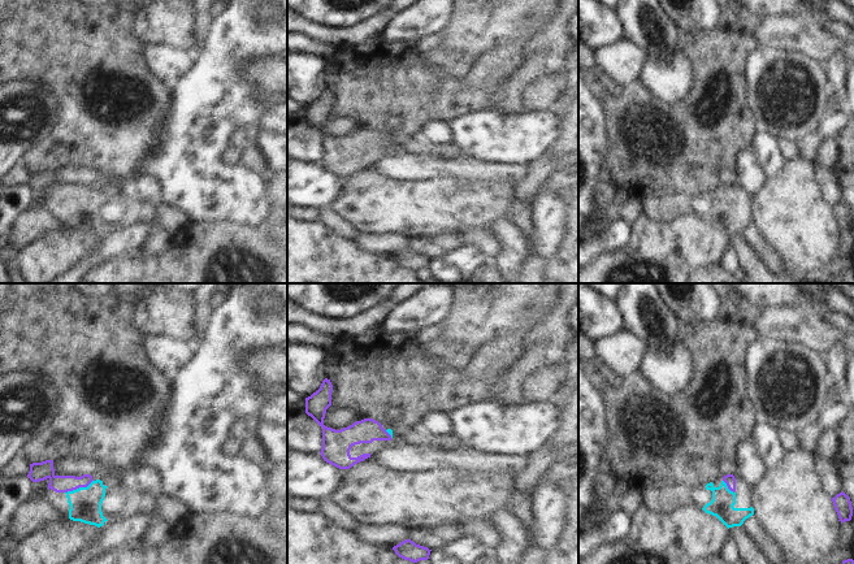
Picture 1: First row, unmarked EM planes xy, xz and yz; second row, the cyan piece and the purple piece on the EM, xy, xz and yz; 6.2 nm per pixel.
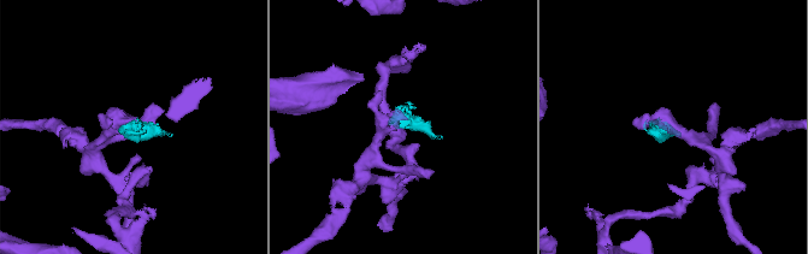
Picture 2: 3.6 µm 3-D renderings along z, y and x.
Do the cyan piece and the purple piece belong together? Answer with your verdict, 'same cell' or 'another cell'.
same cell

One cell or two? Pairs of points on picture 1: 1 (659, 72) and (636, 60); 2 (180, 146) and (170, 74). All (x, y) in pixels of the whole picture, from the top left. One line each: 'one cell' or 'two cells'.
1: two cells
2: two cells

